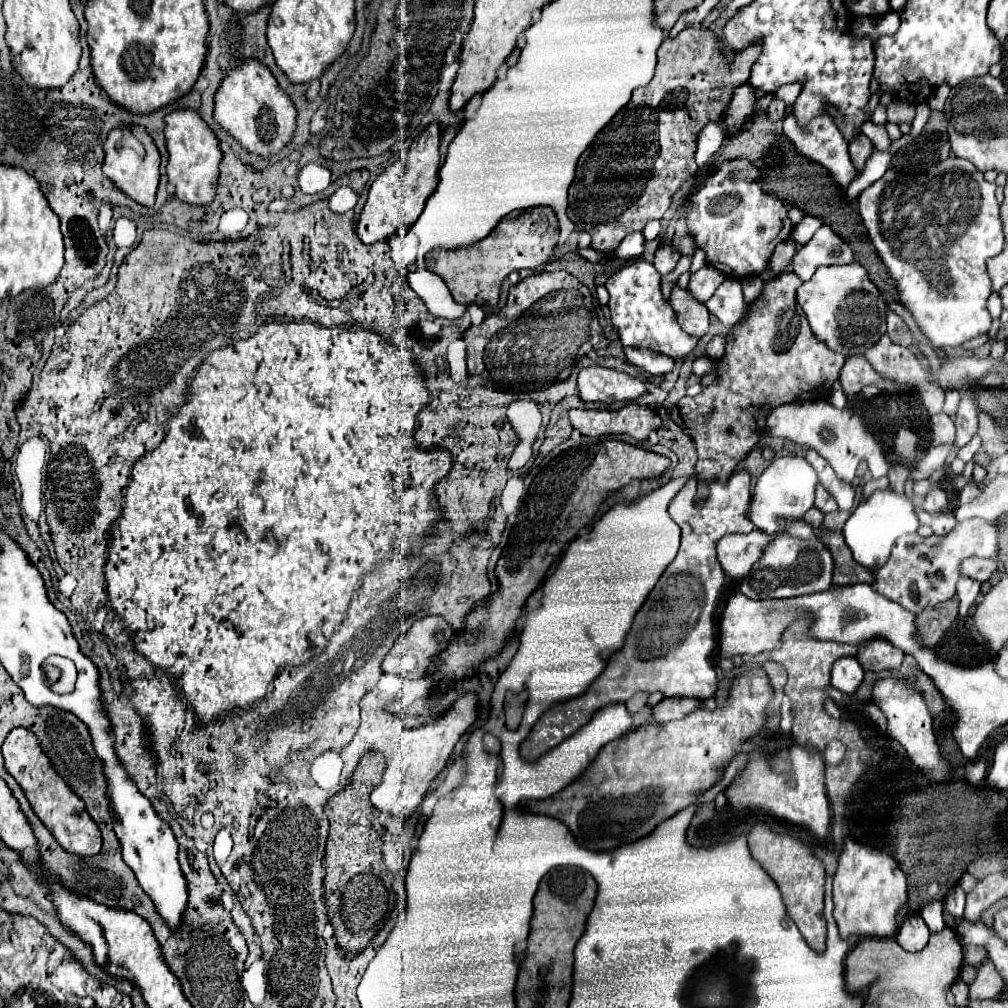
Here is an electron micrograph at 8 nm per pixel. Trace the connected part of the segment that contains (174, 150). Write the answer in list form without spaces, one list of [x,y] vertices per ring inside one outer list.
[[[178,110],[166,118],[166,148],[170,154],[168,160],[168,180],[176,186],[174,194],[192,206],[208,206],[216,198],[218,190],[218,166],[222,162],[222,150],[214,132],[202,122],[194,110]]]

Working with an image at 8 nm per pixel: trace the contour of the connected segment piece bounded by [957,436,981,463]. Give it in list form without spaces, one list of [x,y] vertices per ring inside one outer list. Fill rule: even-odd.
[[[975,436],[968,444],[959,449],[957,456],[966,463],[970,462],[975,454],[979,451],[980,447],[980,437]]]

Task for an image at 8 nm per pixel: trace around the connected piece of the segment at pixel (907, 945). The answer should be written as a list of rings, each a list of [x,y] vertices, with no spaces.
[[[910,914],[900,932],[898,932],[898,938],[896,942],[906,950],[906,952],[916,952],[916,950],[922,950],[926,946],[930,938],[930,930],[926,926],[926,922],[922,920],[920,914]]]

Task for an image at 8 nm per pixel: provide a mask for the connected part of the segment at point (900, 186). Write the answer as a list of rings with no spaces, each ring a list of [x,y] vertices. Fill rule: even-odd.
[[[946,158],[938,166],[916,176],[902,176],[890,166],[888,172],[858,198],[860,218],[882,264],[896,282],[900,304],[912,314],[918,330],[930,340],[932,348],[956,348],[990,330],[992,318],[986,300],[992,294],[992,286],[986,274],[986,260],[1000,254],[1004,246],[1002,220],[994,190],[996,184],[986,182],[982,172],[978,172],[968,160]]]

